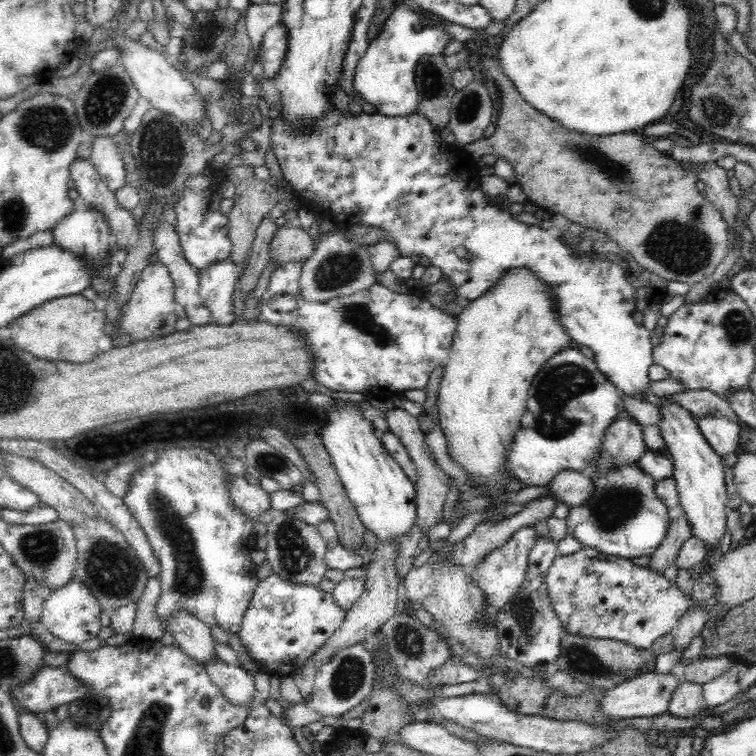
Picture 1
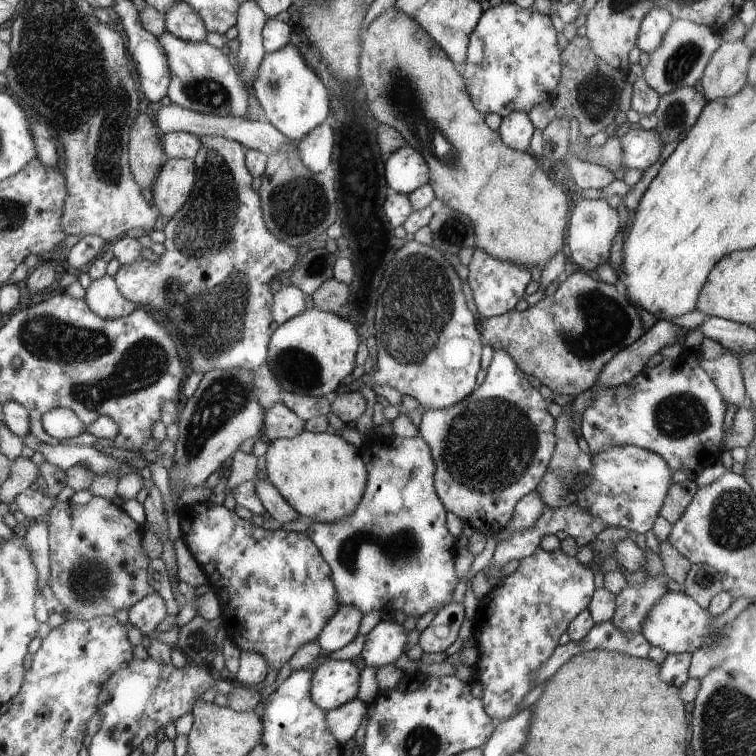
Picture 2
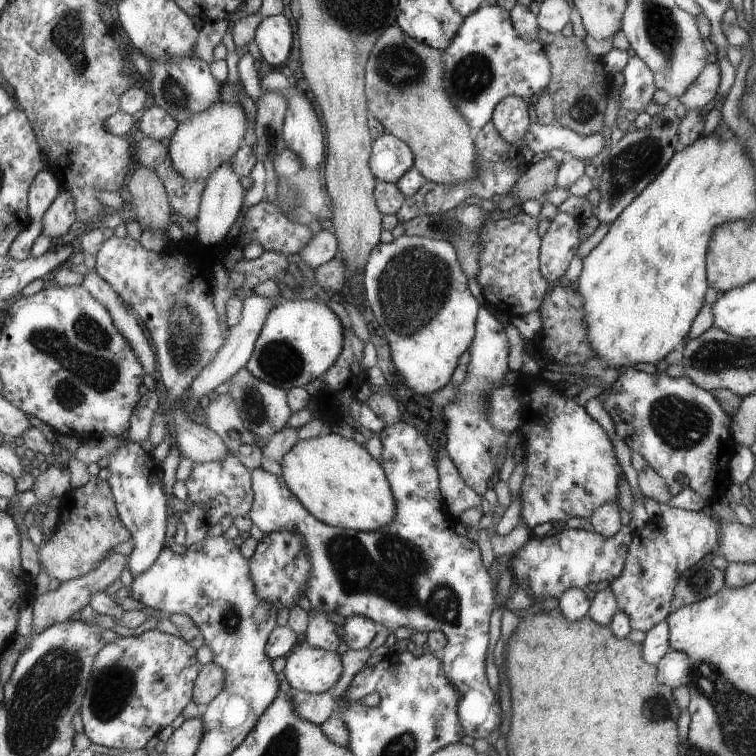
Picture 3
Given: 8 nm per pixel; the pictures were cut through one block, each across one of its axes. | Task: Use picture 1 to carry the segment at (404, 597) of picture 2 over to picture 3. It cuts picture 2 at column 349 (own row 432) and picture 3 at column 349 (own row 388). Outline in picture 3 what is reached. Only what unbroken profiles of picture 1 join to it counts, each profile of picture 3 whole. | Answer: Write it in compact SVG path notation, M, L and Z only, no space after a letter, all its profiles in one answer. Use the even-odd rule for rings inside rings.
M399 420L385 426L378 436L382 444L382 453L377 462L384 469L396 505L394 517L380 529L356 531L322 523L320 519L309 514L308 509L288 489L281 475L273 475L263 471L261 467L251 471L254 500L250 512L245 517L249 518L263 534L285 529L295 531L304 540L312 566L304 596L313 612L326 615L333 612L343 616L344 619L364 616L389 631L403 626L409 631L442 632L446 636L446 643L439 656L446 677L462 694L458 703L460 722L465 734L482 743L487 734L501 722L497 695L491 691L485 678L489 614L495 602L493 582L487 570L481 566L477 544L473 544L473 541L467 537L457 536L449 526L445 526L445 524L453 524L454 520L449 518L447 512L437 510L443 508L443 499L440 490L437 490L435 462L423 434L419 434L413 426Z

